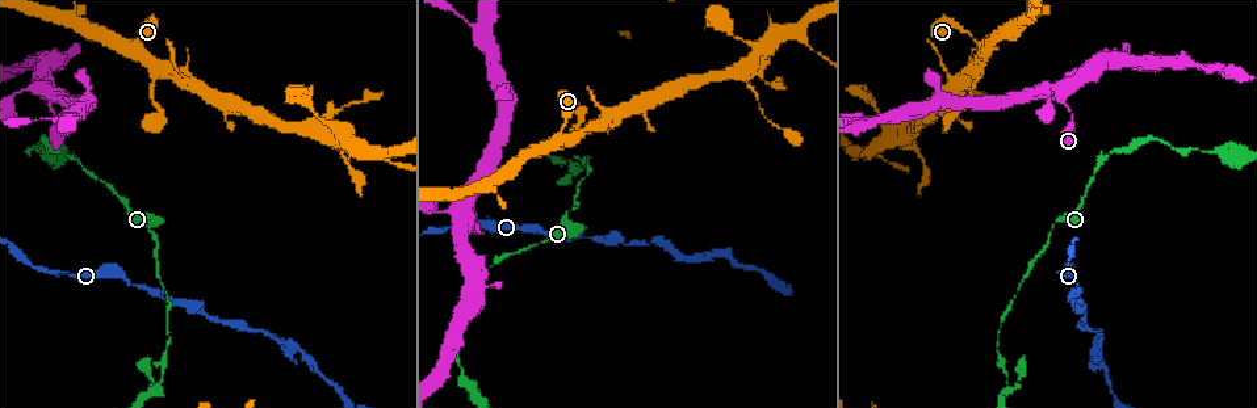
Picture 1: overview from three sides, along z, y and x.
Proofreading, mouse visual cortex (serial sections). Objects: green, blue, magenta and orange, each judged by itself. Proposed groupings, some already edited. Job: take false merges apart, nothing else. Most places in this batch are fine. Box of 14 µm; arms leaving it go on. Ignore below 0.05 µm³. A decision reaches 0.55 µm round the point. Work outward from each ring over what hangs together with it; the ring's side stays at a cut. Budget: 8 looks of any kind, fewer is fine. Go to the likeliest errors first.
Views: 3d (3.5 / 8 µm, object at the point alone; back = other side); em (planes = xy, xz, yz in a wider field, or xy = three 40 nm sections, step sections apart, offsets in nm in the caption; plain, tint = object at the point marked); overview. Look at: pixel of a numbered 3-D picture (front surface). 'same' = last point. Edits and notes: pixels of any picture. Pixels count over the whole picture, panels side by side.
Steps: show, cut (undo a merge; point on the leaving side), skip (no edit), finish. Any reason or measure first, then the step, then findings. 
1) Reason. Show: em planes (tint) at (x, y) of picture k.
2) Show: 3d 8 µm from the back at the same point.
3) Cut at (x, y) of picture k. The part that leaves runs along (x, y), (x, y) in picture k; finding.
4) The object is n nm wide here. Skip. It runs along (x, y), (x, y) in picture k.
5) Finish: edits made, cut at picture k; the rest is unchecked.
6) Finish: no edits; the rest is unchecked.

Narrows sharply. Show: 3d 3.5 µm at (591, 236) of picture 1.

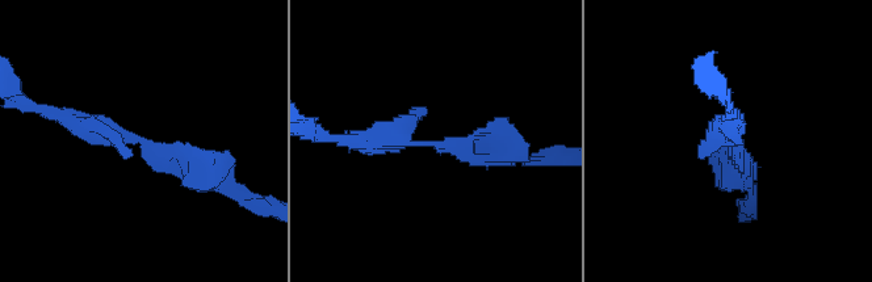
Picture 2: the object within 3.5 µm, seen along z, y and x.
The arms are 200, 200 nm wide; need the tissue. Show: em planes (tint) at (134, 139) of picture 2.

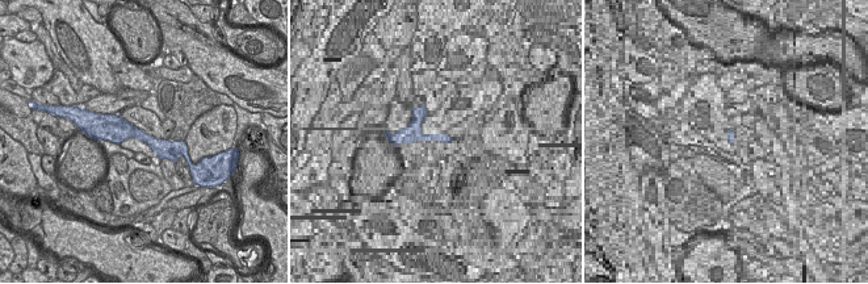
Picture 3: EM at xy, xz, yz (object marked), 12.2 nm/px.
Show: em xy step 3 (tint) at the same point.

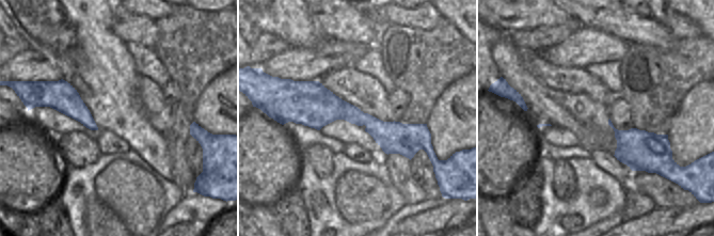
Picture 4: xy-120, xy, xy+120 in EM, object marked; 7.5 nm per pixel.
Skip. It runs along (287, 110), (426, 137) in picture 4; all the same cell.

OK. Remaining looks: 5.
Three arms meet. Show: 3d 3.5 µm at (158, 390) of picture 1.

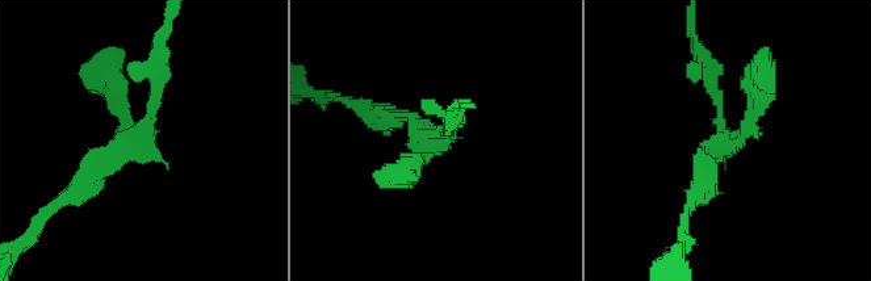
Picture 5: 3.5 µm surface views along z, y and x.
3 arms meet here; the arms are 200, 200, 250 nm wide; need the tissue. Show: em xy step 3 (plain) at (431, 140) of picture 5.

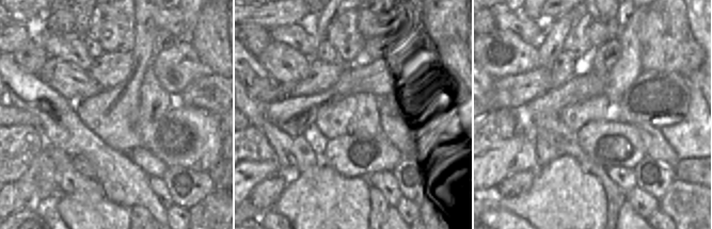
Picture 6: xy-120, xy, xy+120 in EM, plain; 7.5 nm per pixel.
With the object marked. Show: em xy step 3 (tint) at the same point.

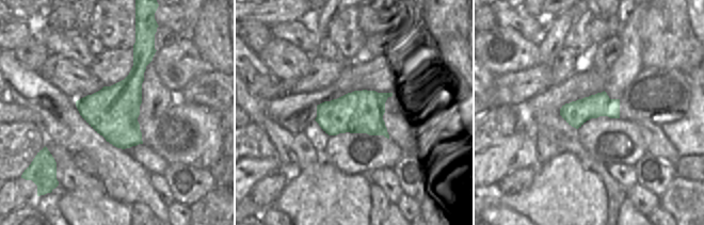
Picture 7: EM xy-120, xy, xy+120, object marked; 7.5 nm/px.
Skip. It runs along (451, 117), (419, 164), (402, 173) in picture 5; one cell here.

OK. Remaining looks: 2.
Four or more arms meet. Show: 3d 8 µm at (1058, 89) of picture 1.

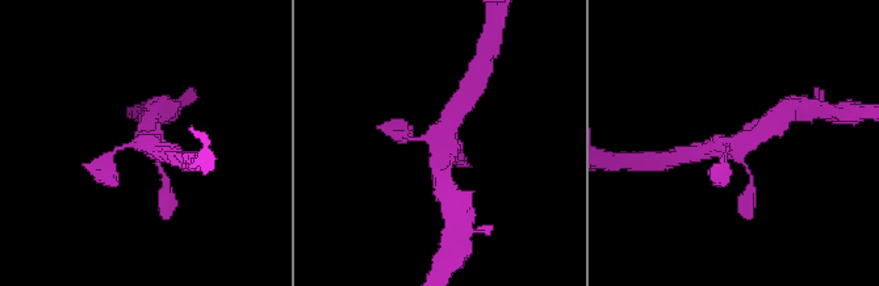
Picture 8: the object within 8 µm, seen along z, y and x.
Shape alone is not enough. Show: em xy step 5 (tint) at (449, 151) of picture 8.

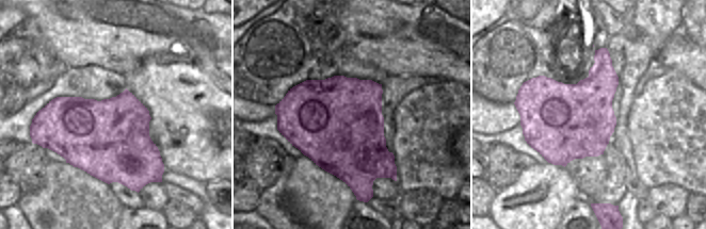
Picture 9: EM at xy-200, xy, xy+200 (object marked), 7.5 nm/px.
Skip. It runs along (750, 181), (735, 146), (707, 151) in picture 8; all the same cell.

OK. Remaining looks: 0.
Finish: no edits; the rest is unchecked.

